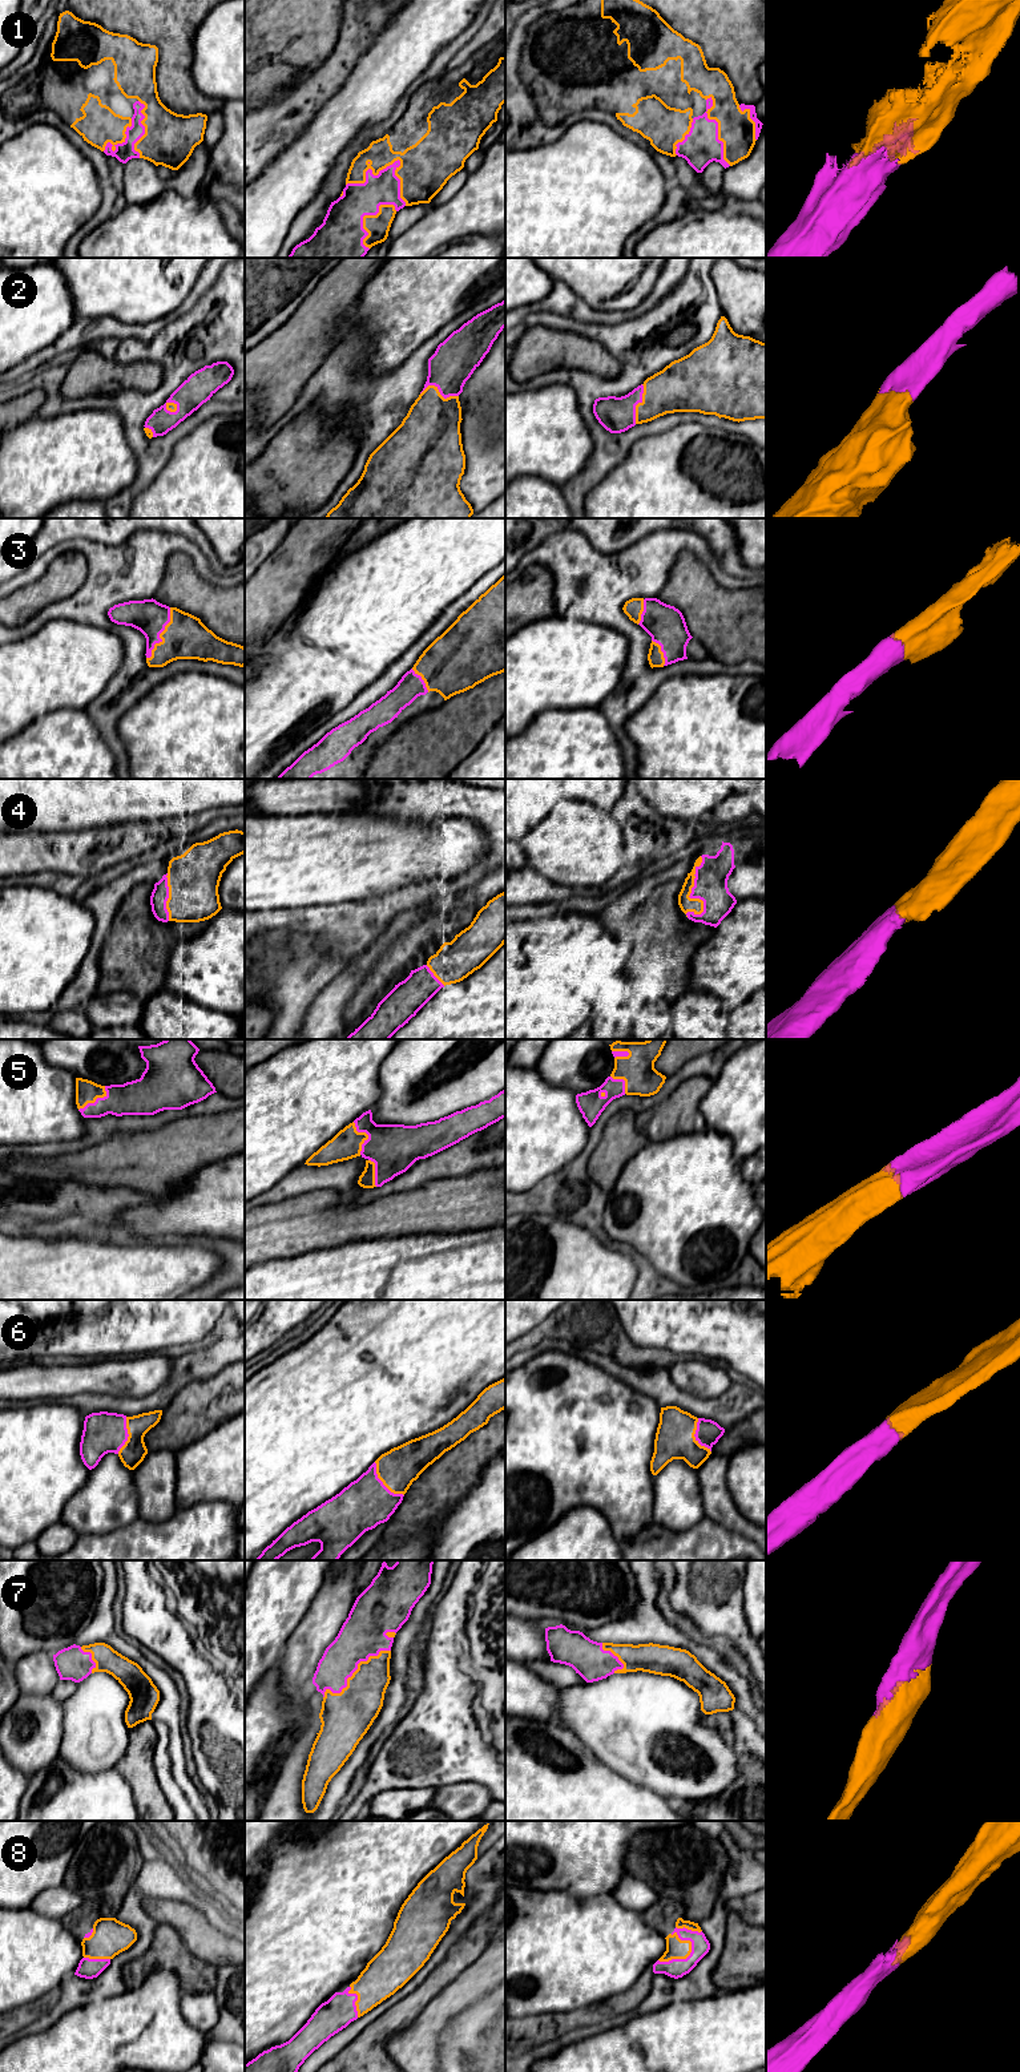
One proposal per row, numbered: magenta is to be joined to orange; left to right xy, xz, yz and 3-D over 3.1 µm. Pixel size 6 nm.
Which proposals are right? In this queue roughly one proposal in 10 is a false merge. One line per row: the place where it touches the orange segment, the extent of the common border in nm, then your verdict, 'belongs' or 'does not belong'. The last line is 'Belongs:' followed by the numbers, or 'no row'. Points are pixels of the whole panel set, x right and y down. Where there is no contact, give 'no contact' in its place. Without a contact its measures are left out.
1: meets orange in xz at (390, 164); contact 400 nm long; belongs
2: meets orange in xz at (439, 392); contact 240 nm long; belongs
3: meets orange in xy at (160, 634); contact 340 nm long; belongs
4: meets orange in yz at (689, 897); contact 380 nm long; belongs
5: meets orange in xz at (367, 1135); contact 200 nm long; belongs
6: meets orange in xz at (383, 1483); contact 280 nm long; belongs
7: meets orange in xz at (354, 1672); contact 500 nm long; belongs
8: meets orange in yz at (680, 1958); contact 240 nm long; belongs
Belongs: 1, 2, 3, 4, 5, 6, 7, 8

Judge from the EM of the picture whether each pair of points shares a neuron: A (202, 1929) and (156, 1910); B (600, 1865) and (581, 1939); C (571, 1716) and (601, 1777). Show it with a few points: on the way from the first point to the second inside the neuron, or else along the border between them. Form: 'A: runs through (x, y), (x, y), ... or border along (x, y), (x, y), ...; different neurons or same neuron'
A: runs through (190, 1923), (181, 1915), (168, 1911); same neuron
B: border along (563, 1890), (579, 1897), (609, 1894); different neurons
C: border along (561, 1724), (569, 1728), (607, 1766); different neurons

